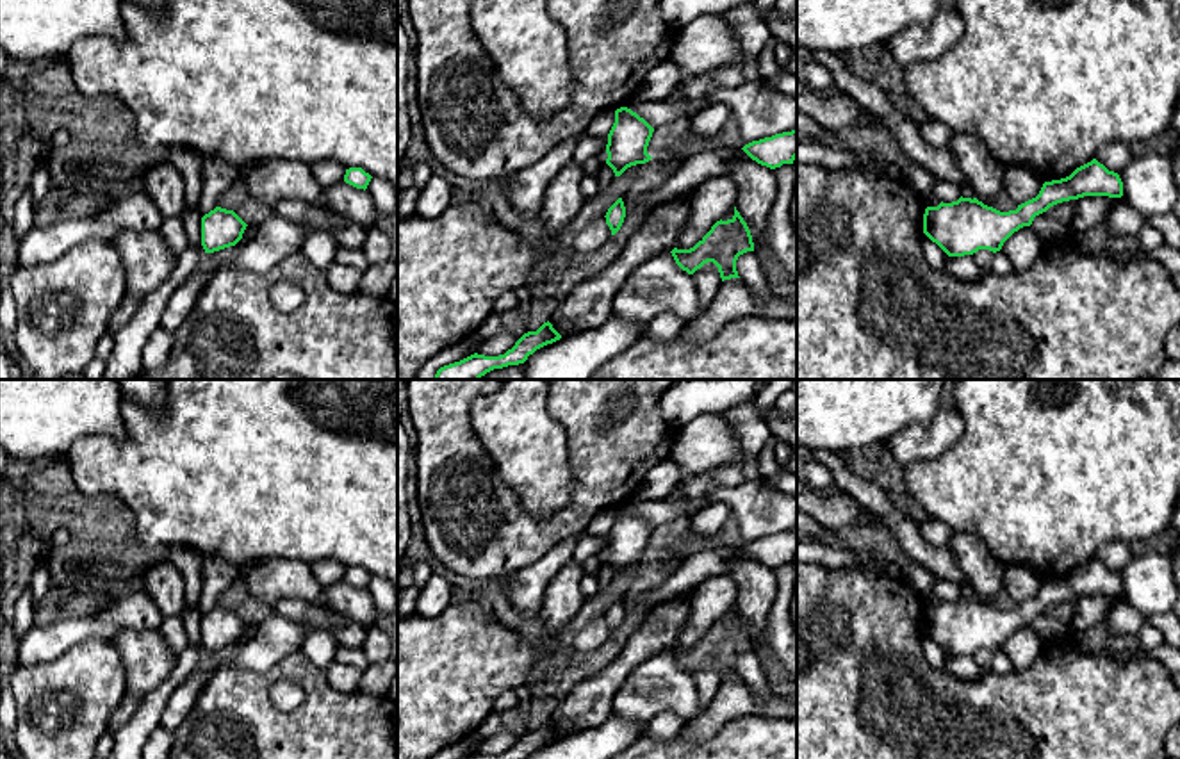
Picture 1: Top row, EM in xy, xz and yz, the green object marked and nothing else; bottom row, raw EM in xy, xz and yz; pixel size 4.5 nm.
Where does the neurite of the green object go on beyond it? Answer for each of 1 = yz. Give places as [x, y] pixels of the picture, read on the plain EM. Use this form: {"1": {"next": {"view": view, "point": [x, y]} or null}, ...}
{"1": {"next": null}}

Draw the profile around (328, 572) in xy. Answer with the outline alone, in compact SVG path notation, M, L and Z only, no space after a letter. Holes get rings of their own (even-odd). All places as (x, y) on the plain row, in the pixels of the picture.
M321 559L312 565L312 572L319 584L324 588L342 581L346 567L337 559Z

